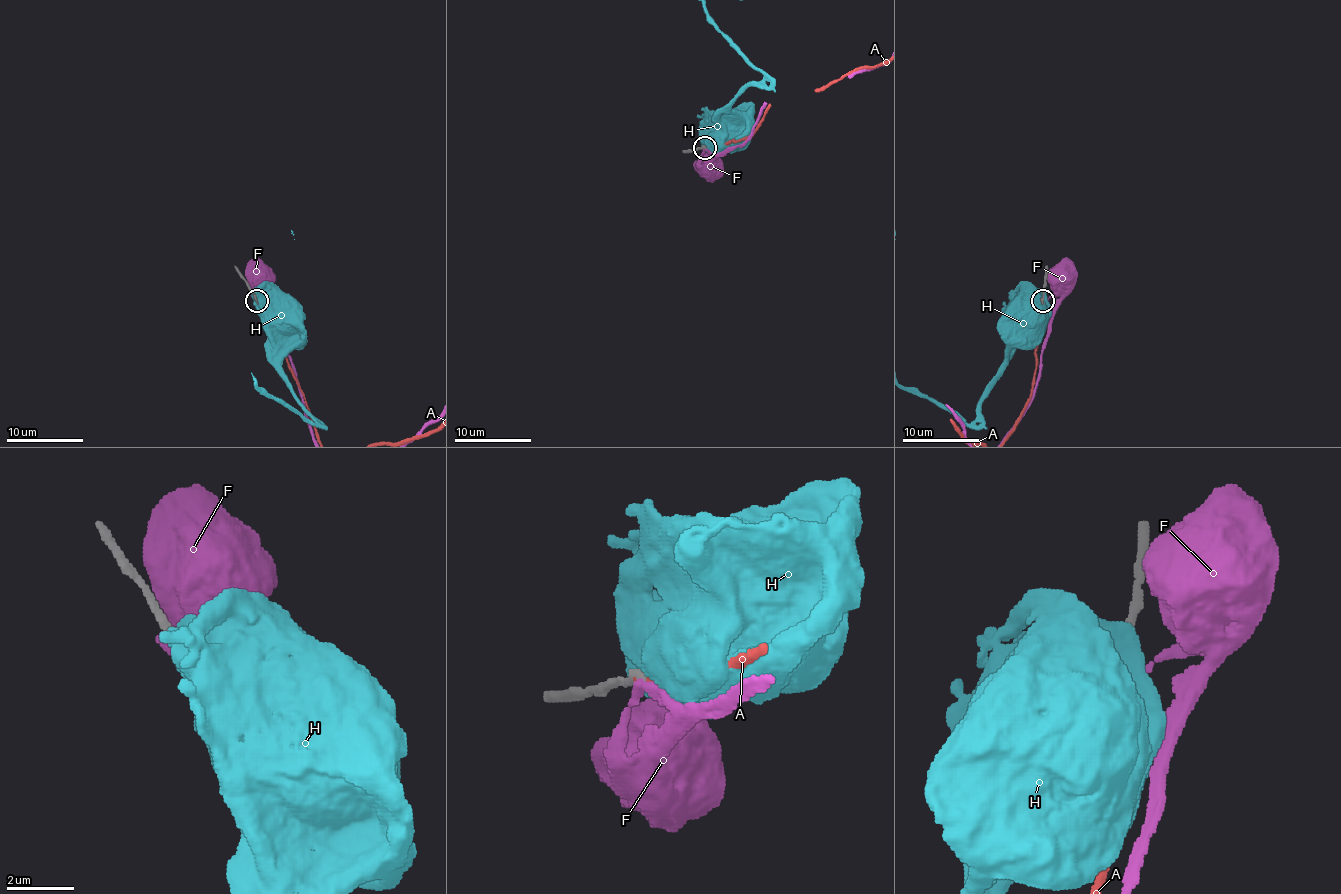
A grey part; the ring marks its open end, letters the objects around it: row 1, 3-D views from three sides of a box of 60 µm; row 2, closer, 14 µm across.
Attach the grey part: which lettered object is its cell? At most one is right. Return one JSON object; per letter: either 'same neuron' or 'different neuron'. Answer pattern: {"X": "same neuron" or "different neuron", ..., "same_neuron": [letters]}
{"A": "same neuron", "F": "different neuron", "H": "different neuron", "same_neuron": ["A"]}

